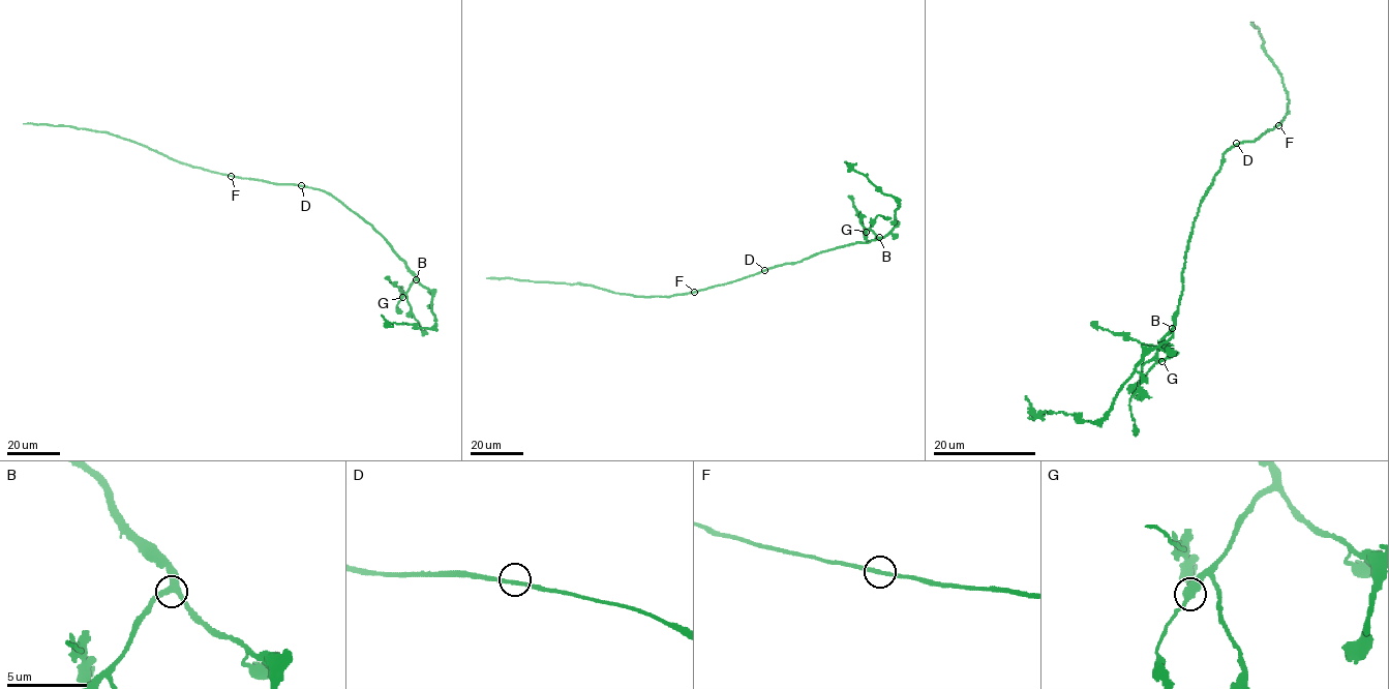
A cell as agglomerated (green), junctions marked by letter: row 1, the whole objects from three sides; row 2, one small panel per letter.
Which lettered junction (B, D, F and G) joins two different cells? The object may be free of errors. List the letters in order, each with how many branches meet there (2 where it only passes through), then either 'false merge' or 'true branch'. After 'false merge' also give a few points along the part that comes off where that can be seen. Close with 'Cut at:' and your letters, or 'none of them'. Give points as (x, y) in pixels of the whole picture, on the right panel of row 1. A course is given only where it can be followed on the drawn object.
B: 3 branches meet; true branch
D: 2 branches meet; true branch
F: 2 branches meet; true branch
G: 3 branches meet; true branch
Cut at: none of them

